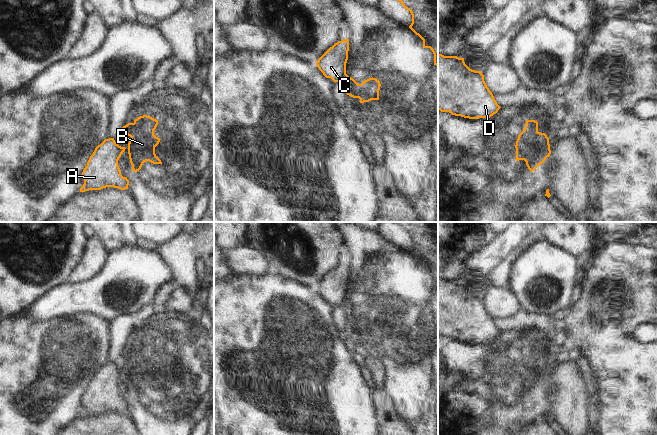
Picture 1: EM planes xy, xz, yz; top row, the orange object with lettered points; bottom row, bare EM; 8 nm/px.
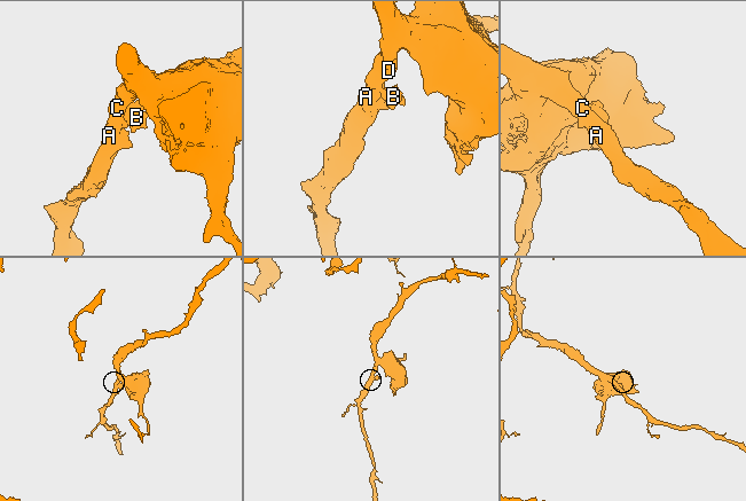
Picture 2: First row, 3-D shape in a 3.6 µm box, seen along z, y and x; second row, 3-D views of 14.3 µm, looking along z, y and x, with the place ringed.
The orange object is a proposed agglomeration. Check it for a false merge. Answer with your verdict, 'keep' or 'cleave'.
cleave

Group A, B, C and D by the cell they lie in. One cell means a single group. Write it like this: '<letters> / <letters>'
A C D / B

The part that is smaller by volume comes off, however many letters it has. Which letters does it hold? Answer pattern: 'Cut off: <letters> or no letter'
Cut off: B

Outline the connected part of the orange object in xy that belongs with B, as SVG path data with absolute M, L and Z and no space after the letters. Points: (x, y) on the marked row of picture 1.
M147 115L140 116L134 120L136 133L128 143L128 154L132 171L139 171L146 161L153 164L162 164L155 154L155 147L161 140L154 135L157 125L158 120Z

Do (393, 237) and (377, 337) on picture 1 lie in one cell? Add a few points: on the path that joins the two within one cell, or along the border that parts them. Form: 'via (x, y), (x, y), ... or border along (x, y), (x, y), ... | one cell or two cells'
border along (379, 232), (400, 249), (408, 251) | two cells

